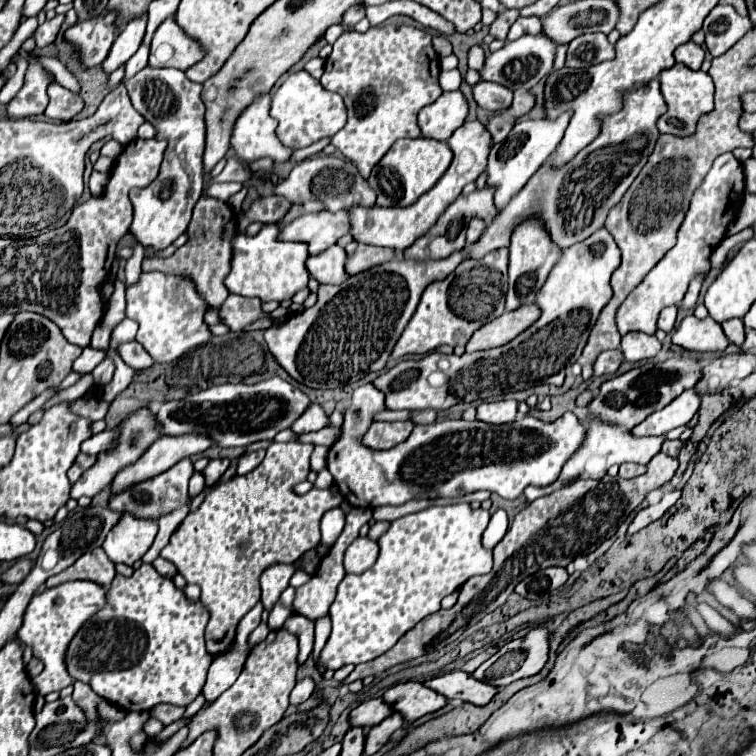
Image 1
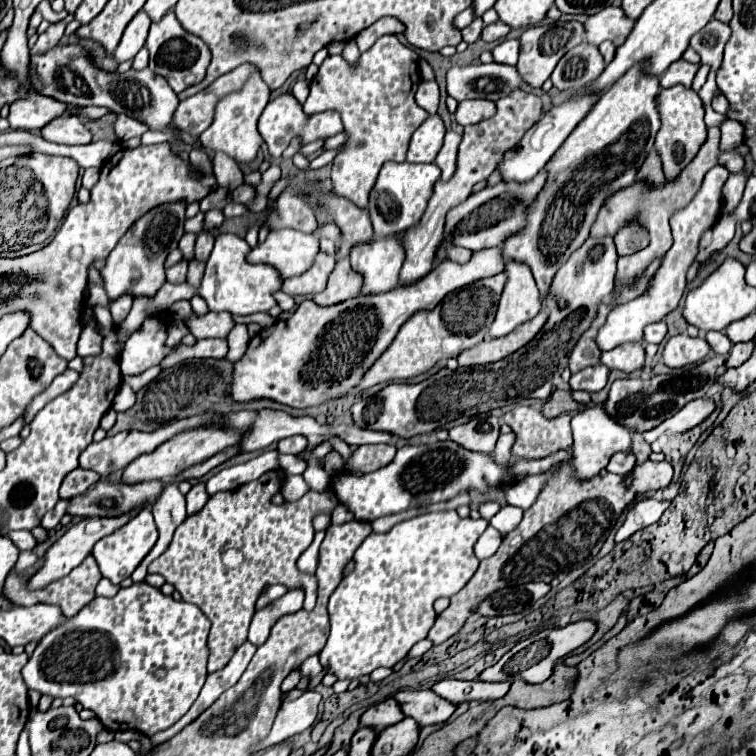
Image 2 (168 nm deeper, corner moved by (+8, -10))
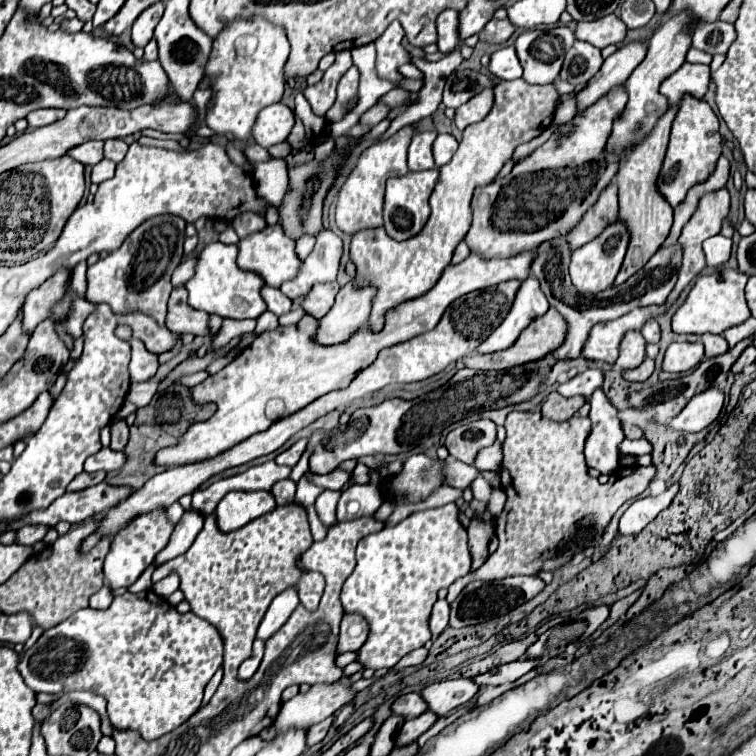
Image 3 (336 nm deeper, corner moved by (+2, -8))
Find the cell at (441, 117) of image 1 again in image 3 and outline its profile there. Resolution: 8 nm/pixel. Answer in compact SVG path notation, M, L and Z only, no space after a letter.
M417 132L409 146L409 170L427 170L433 168L433 142L437 132Z

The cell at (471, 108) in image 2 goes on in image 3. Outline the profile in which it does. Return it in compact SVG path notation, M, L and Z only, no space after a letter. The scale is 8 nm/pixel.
M483 90L477 96L473 96L467 104L459 106L457 108L457 114L455 114L457 128L459 130L465 130L469 124L483 120L485 114L489 114L489 110L493 108L493 102L495 102L493 90Z

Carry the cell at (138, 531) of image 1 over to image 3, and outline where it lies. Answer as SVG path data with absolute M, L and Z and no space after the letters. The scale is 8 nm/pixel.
M153 510L149 514L141 514L139 518L129 522L129 526L125 526L111 540L111 550L109 550L109 554L105 558L105 566L103 566L107 584L113 590L117 590L121 586L131 586L141 576L141 572L155 560L155 556L167 546L171 530L173 530L173 526L167 522L163 510Z

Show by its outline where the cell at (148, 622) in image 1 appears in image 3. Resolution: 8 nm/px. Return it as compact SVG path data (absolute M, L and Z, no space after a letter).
M147 590L147 592L141 592L141 594L131 594L131 592L125 592L121 596L115 596L113 604L105 610L95 610L95 608L83 608L79 612L75 612L71 618L67 618L65 622L57 624L55 628L49 628L41 634L41 638L35 642L33 648L25 650L25 656L23 656L23 662L19 664L19 672L23 674L23 680L27 682L27 686L35 692L47 692L47 694L63 694L63 692L73 692L73 690L89 690L97 696L103 696L107 700L107 714L109 714L109 720L111 724L117 728L117 730L137 730L145 740L157 740L161 738L163 734L175 730L177 726L181 726L185 720L189 720L189 716L193 716L199 706L201 706L201 700L203 700L203 690L207 686L207 682L211 680L211 676L217 672L217 668L221 666L223 662L223 642L221 642L221 636L217 632L217 628L195 616L193 612L187 612L187 614L181 614L177 612L175 606L171 606L165 598L157 596L153 590Z

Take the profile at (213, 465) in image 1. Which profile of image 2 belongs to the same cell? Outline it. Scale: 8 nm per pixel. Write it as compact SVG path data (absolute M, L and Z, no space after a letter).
M197 482L185 498L187 498L187 516L197 514L205 506L205 502L209 498L207 492L205 492L205 484L203 482Z

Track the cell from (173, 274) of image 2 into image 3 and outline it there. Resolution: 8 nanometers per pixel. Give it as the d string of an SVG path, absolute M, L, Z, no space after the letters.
M175 286L169 296L169 312L167 312L167 328L175 334L195 334L209 336L209 314L193 310L187 304L185 288Z

